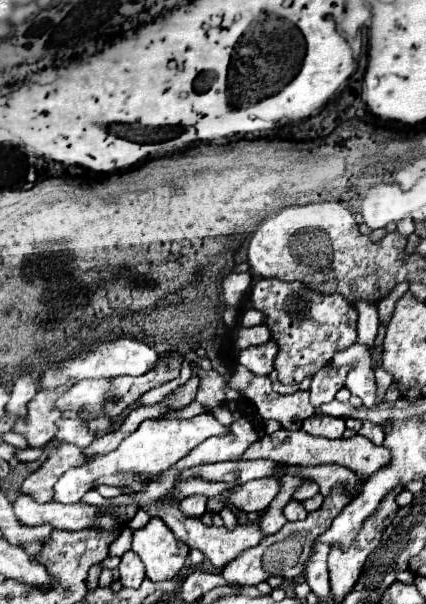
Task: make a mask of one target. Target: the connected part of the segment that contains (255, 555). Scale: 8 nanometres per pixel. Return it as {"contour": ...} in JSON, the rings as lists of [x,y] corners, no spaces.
{"contour":[[[286,524],[280,532],[264,538],[258,546],[242,552],[236,560],[232,560],[230,564],[226,564],[226,566],[222,568],[222,578],[224,578],[228,584],[240,584],[240,586],[246,586],[246,584],[248,584],[248,586],[256,586],[256,584],[260,584],[260,582],[268,580],[272,574],[264,570],[264,566],[262,566],[262,556],[264,556],[264,552],[266,552],[268,546],[272,546],[276,540],[282,540],[284,534],[288,534],[288,532],[292,532],[290,524]]]}

